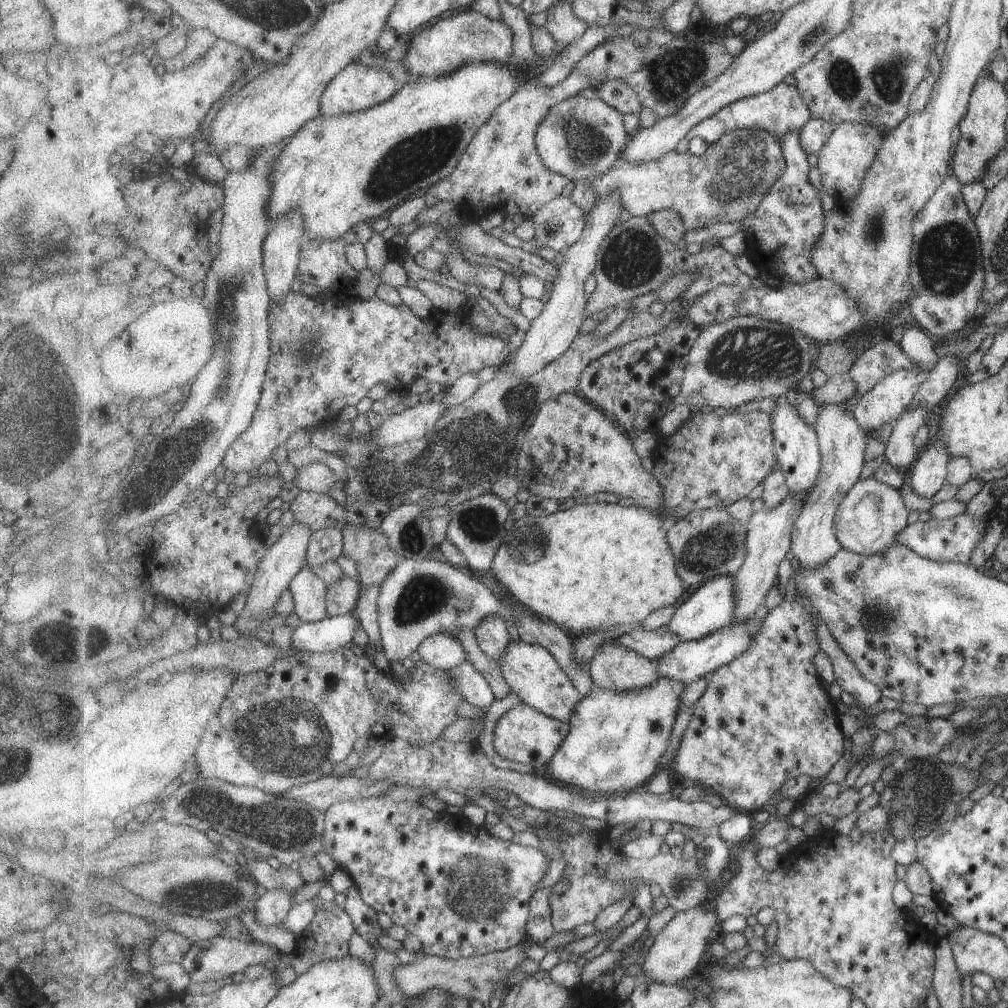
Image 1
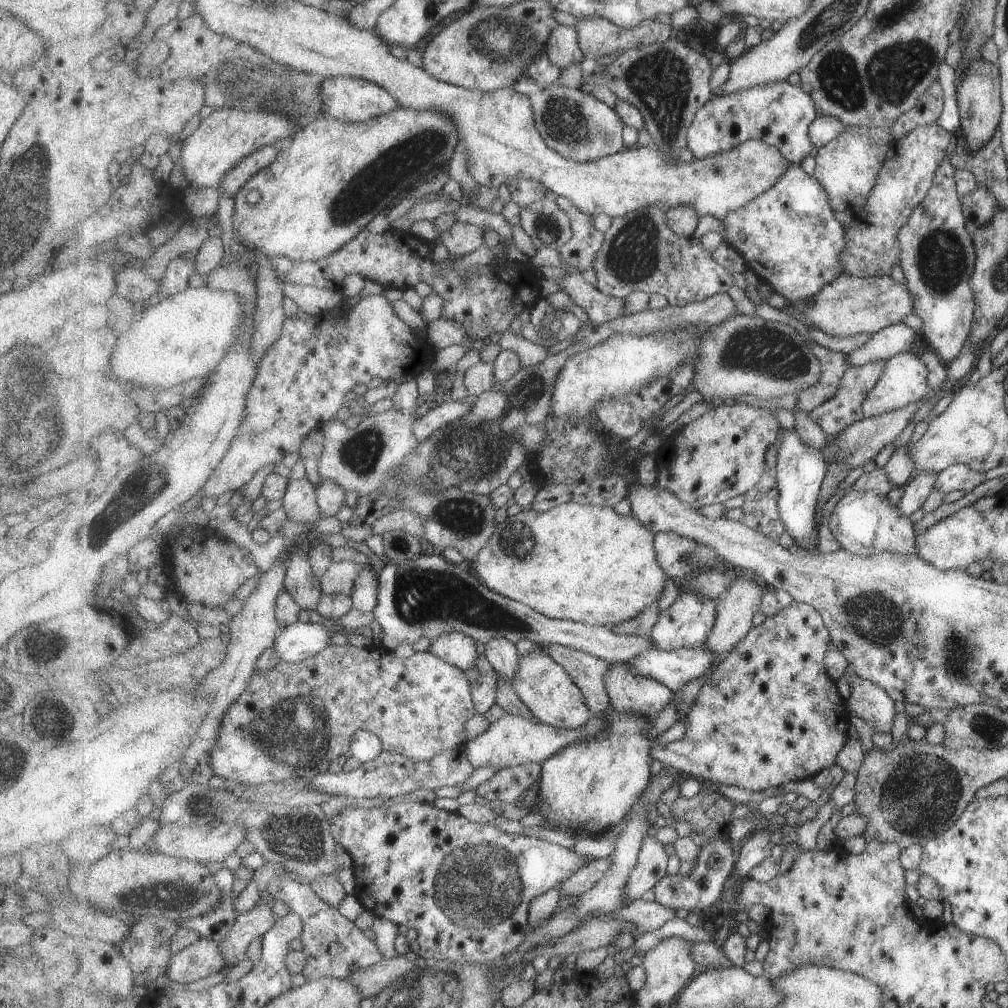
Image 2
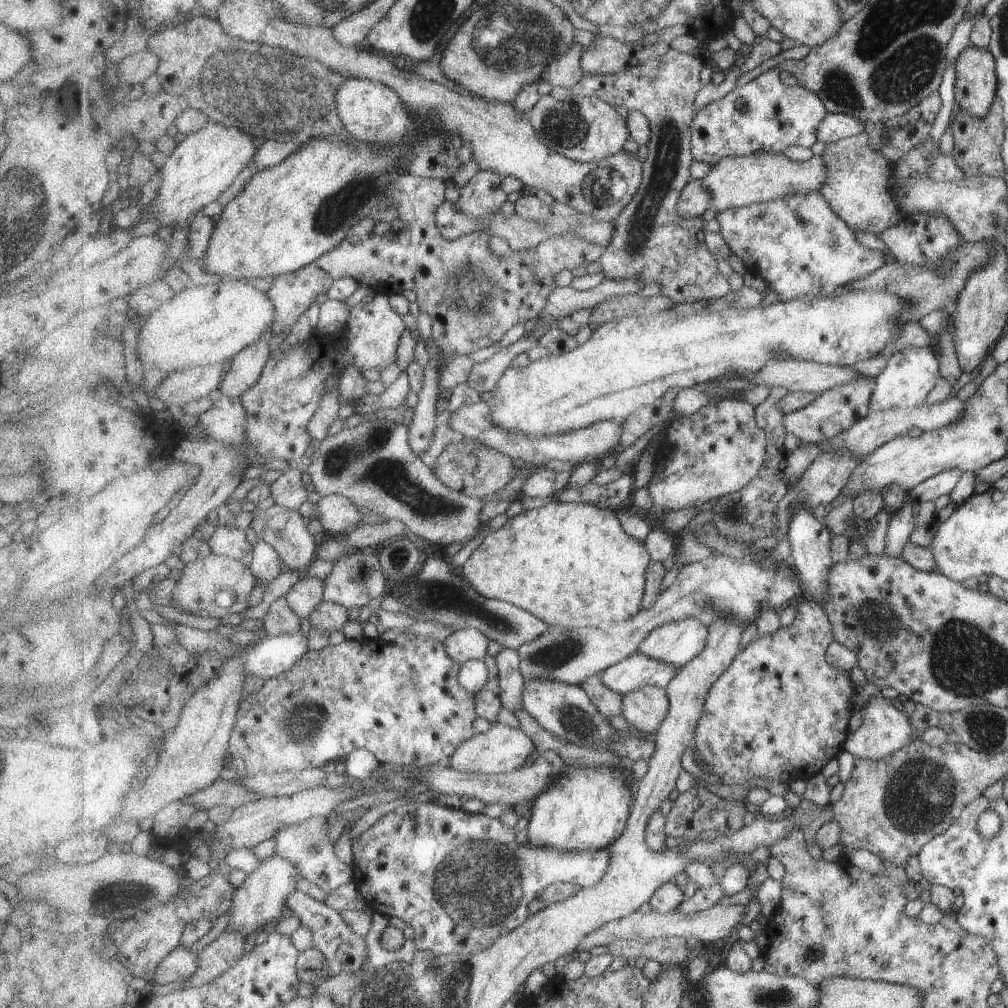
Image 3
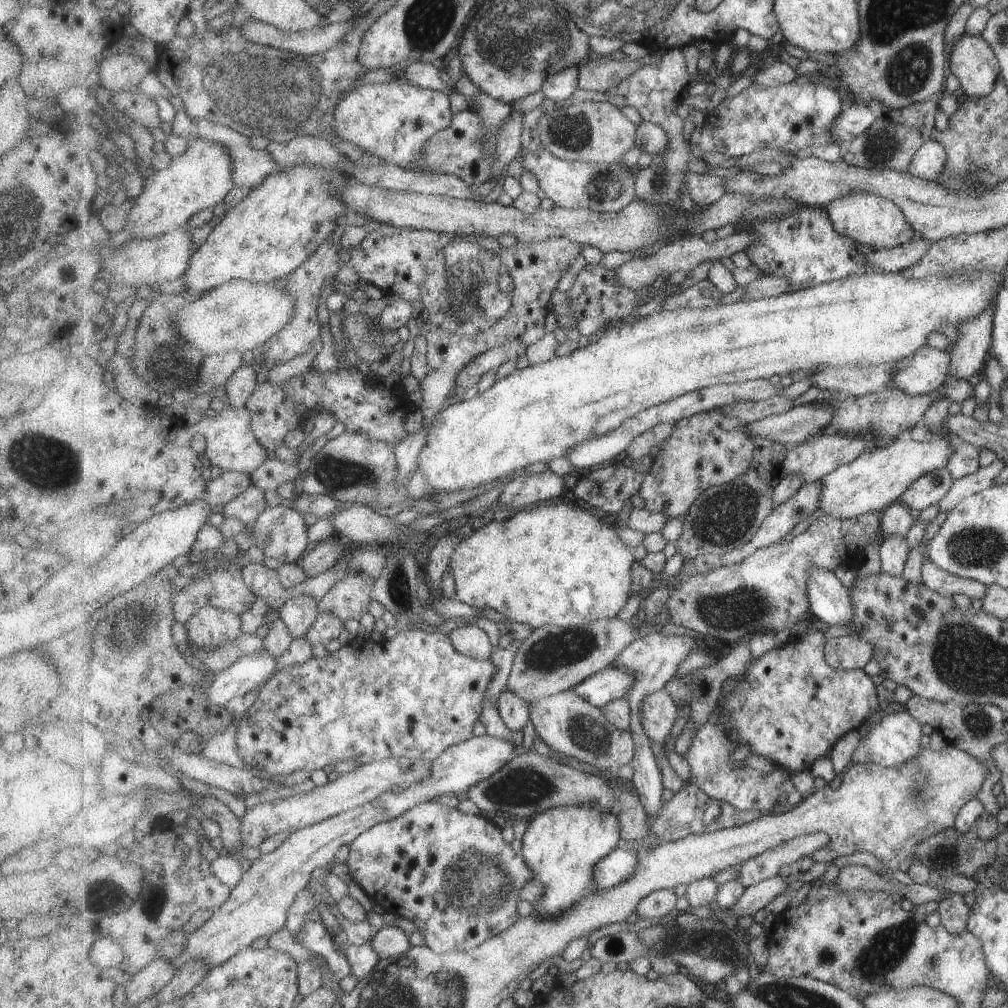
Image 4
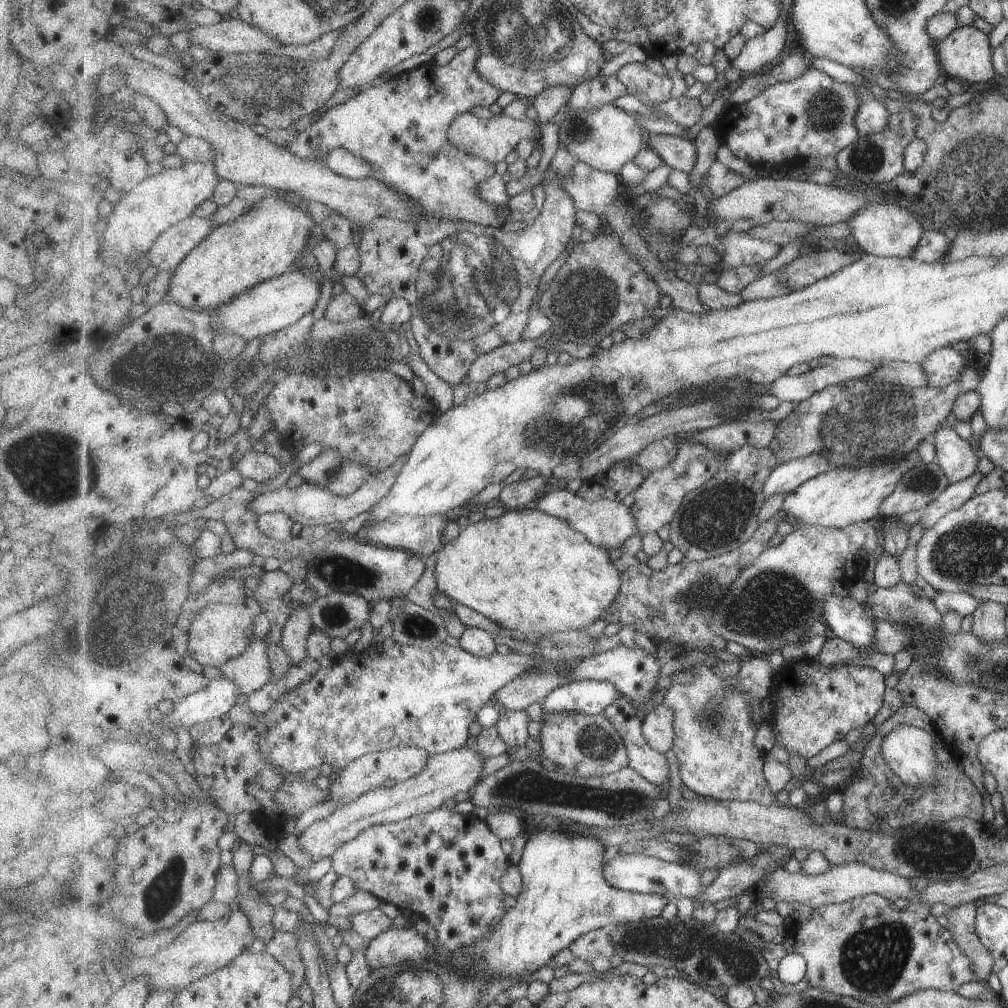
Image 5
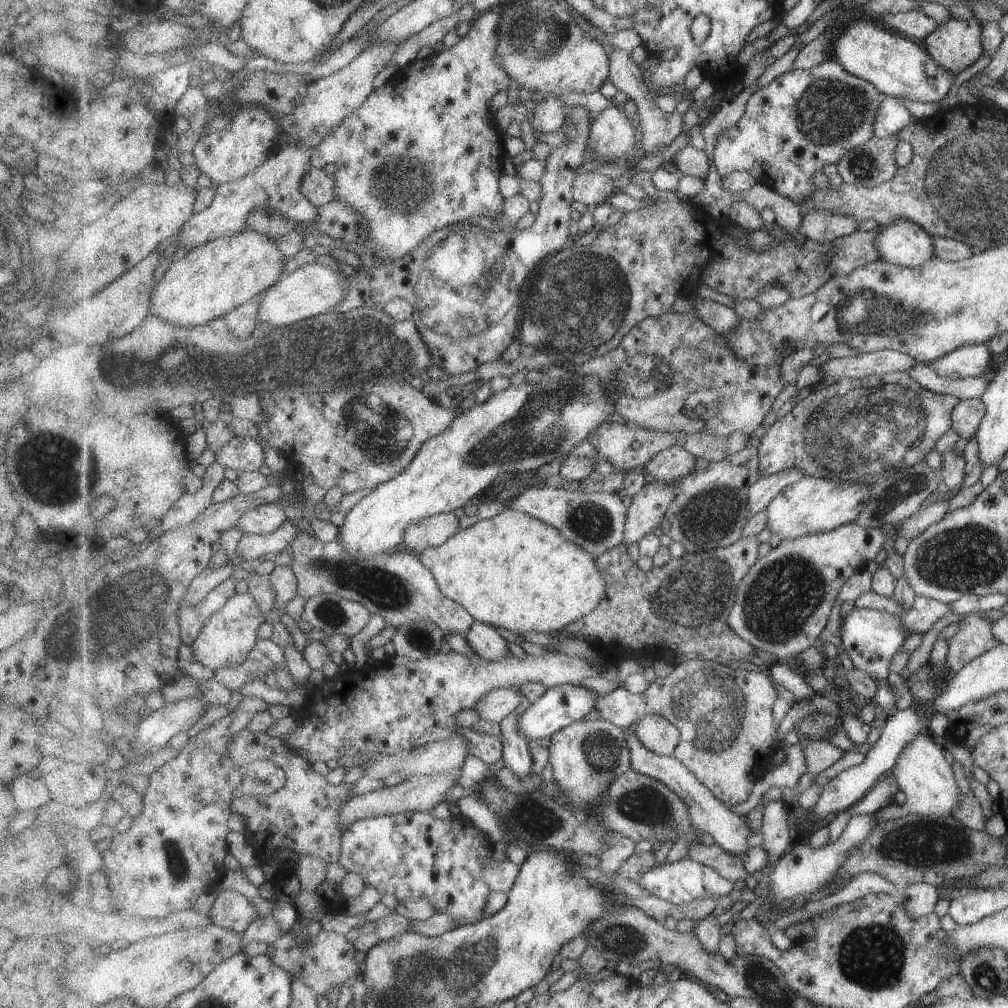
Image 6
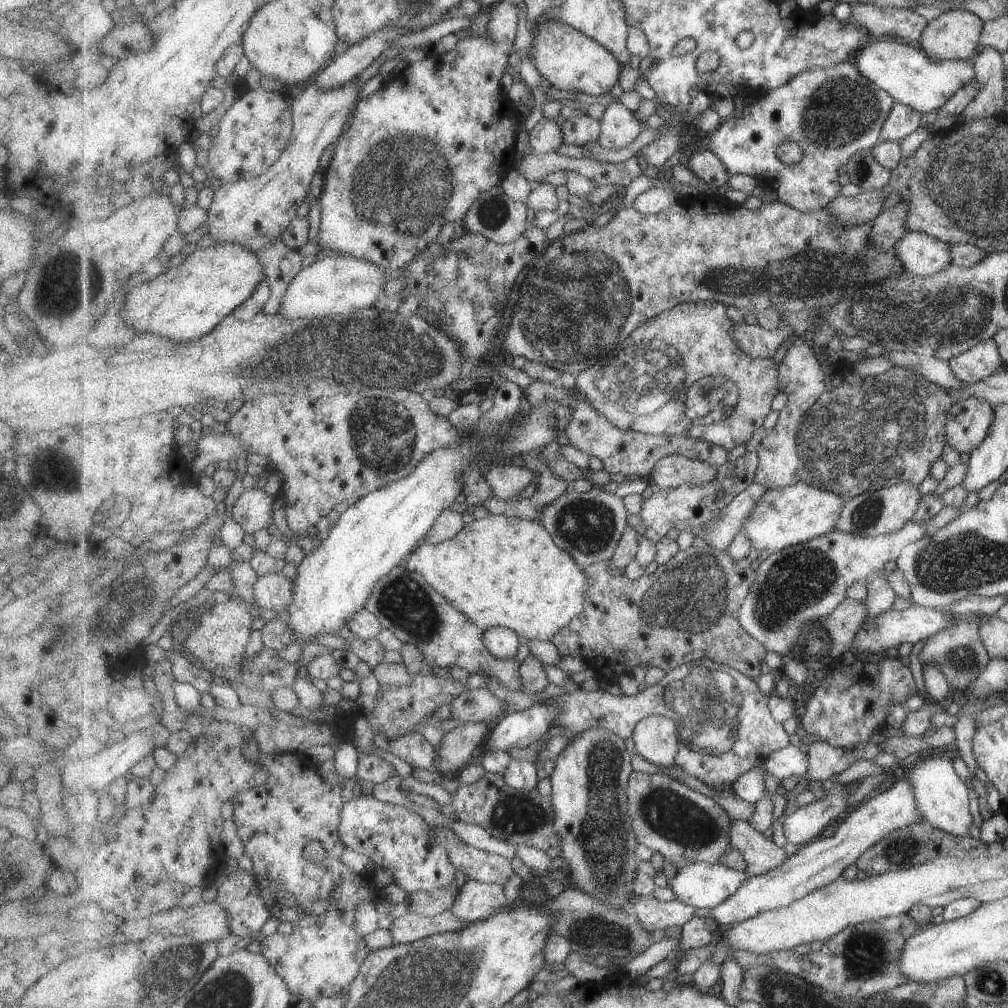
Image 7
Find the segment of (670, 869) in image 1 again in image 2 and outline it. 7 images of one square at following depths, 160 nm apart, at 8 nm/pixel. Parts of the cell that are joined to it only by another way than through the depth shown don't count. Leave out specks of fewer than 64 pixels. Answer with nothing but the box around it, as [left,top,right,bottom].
[562,857,613,898]

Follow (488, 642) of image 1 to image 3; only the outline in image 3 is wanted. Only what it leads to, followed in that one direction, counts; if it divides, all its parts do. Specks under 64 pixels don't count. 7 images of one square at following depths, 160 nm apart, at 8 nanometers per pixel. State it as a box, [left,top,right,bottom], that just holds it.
[495,648,526,714]

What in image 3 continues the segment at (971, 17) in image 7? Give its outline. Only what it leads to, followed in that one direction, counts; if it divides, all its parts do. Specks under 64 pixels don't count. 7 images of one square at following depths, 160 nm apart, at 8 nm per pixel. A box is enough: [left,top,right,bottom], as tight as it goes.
[954,45,995,118]

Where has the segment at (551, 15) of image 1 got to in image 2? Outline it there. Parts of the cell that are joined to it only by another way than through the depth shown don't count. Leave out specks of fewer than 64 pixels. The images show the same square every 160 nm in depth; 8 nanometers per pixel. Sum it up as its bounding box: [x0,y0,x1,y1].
[547,26,585,68]

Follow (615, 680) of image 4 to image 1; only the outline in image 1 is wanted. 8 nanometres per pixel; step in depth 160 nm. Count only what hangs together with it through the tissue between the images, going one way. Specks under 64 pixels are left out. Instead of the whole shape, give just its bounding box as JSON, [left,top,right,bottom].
[657,617,763,684]

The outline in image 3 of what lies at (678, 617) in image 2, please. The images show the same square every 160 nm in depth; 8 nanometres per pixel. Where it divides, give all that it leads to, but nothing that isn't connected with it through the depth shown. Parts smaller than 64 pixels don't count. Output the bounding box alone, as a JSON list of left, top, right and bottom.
[637,617,710,670]

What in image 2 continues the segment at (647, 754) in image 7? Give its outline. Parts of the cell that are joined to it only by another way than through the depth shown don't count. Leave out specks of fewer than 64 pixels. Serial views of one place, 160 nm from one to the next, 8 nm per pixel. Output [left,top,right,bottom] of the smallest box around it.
[606,663,673,717]

